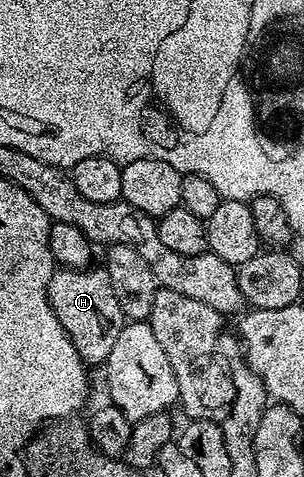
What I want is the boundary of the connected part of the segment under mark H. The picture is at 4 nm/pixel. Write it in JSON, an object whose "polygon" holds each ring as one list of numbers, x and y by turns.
{"polygon":[[102,266,57,267,48,283,48,301,58,322,62,322,62,330,66,330,74,342,74,350,82,357,85,365,107,364,110,350,126,323,122,306,118,306,118,298,114,298,114,286,110,286,108,271]]}

